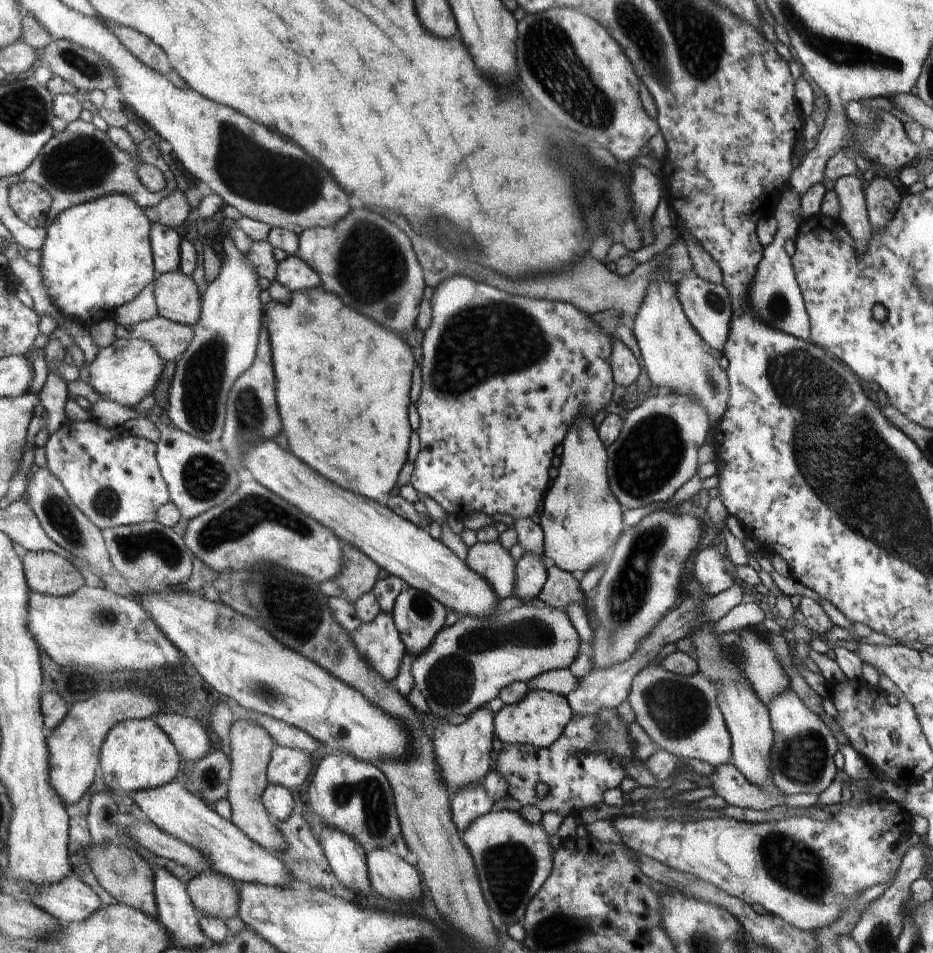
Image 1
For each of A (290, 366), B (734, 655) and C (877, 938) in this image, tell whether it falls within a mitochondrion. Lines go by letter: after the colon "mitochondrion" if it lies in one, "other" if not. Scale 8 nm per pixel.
A: other
B: other
C: mitochondrion

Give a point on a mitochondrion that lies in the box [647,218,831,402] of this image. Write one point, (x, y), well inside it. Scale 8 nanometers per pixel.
(780, 306)

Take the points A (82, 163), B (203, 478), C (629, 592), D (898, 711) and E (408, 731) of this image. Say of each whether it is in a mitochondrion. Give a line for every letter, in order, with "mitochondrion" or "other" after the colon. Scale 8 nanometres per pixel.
A: mitochondrion
B: mitochondrion
C: mitochondrion
D: other
E: other

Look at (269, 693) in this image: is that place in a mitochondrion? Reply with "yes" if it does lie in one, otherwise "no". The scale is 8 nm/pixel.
yes

